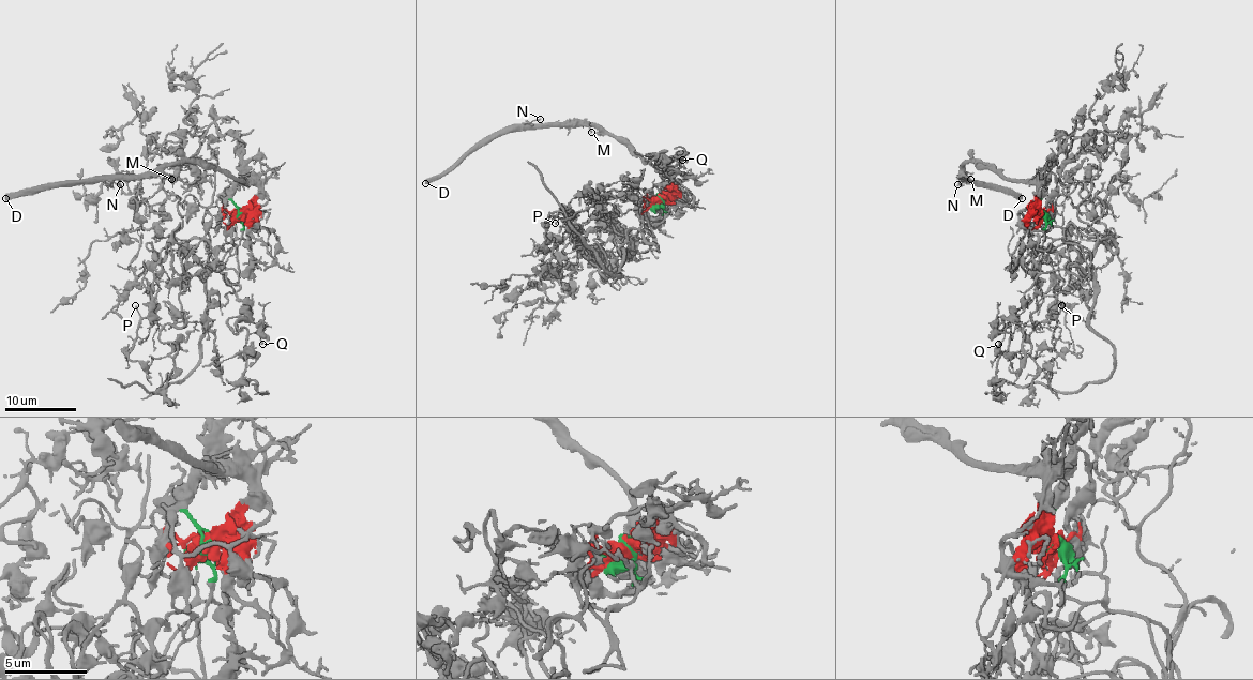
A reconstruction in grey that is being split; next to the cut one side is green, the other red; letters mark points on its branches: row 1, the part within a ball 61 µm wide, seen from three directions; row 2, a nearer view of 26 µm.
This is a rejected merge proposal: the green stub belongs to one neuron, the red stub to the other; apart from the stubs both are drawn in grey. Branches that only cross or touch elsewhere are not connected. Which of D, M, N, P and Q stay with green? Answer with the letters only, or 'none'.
P, Q

